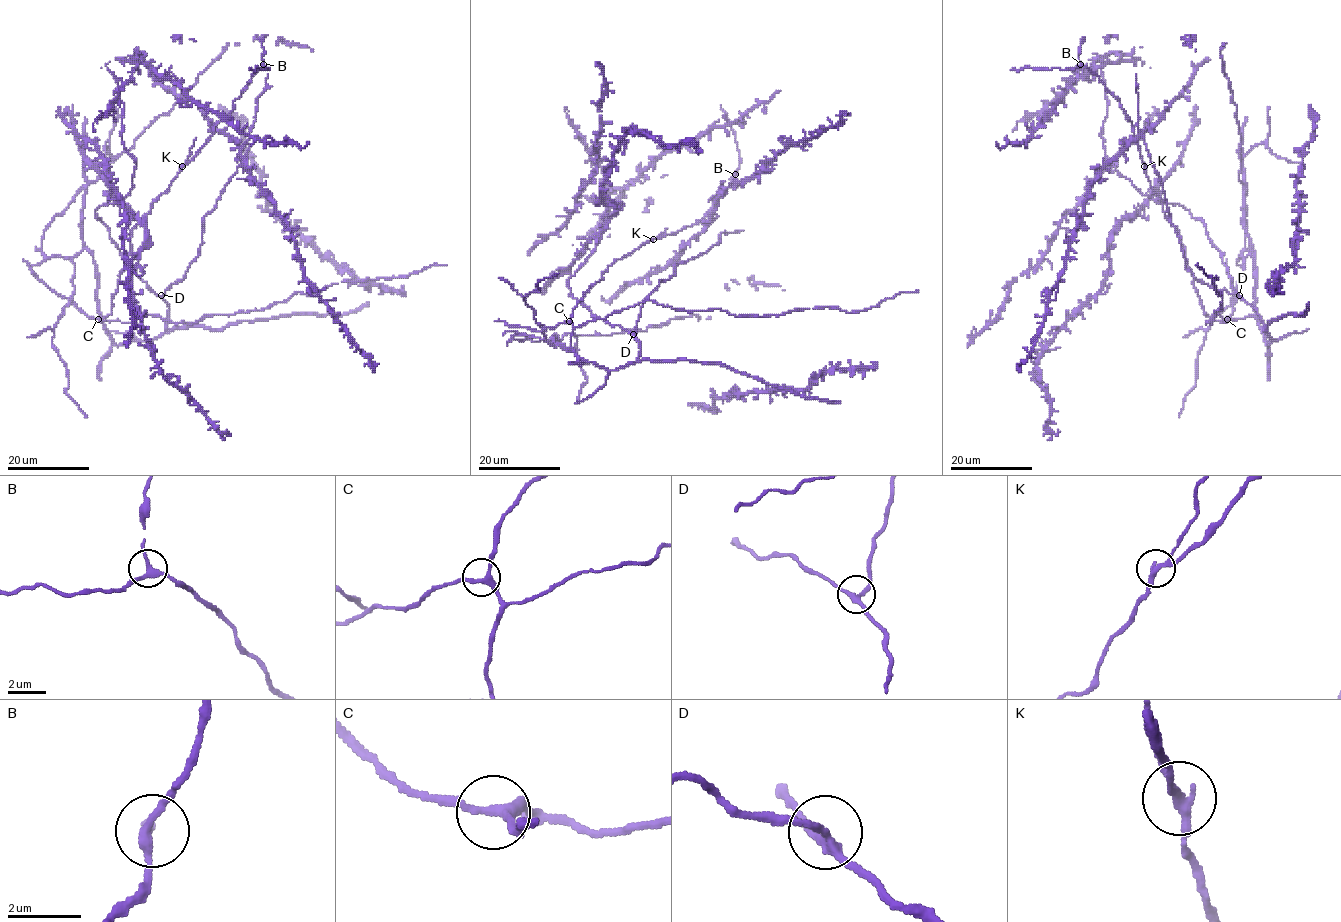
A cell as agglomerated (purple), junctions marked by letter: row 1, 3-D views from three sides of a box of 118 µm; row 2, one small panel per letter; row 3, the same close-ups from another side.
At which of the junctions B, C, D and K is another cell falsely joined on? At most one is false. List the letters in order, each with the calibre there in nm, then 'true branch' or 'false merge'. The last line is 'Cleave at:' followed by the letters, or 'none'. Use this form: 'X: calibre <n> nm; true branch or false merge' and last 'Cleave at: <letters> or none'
B: calibre 220 nm; true branch
C: calibre 240 nm; true branch
D: calibre 240 nm; true branch
K: calibre 220 nm; false merge
Cleave at: K

